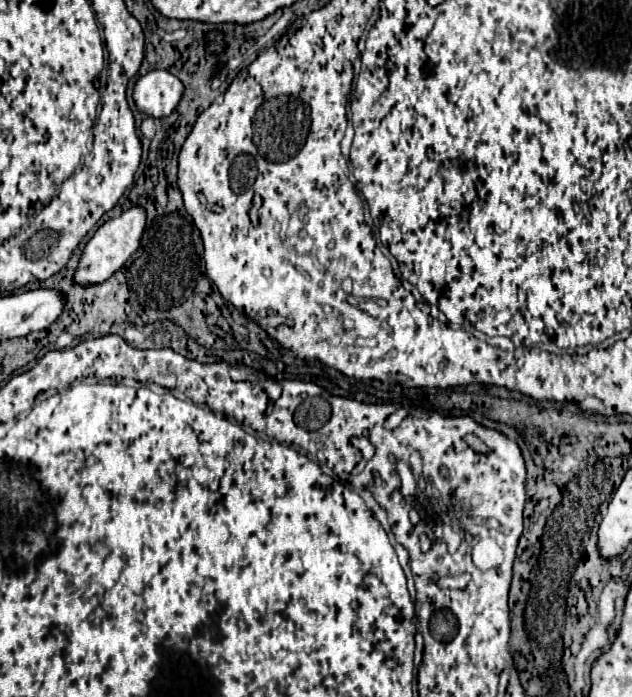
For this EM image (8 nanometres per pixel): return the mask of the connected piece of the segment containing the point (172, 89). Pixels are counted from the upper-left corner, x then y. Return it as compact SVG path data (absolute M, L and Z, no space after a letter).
M164 69L146 73L134 85L136 107L148 117L170 115L180 103L182 93L184 93L182 81Z

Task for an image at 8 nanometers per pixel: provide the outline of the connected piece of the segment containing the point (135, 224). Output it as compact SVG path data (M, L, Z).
M134 205L128 211L124 211L122 215L108 219L102 227L98 227L94 237L88 241L88 245L82 253L80 265L76 269L74 281L88 285L88 283L102 283L108 277L112 277L112 273L116 273L116 269L120 269L120 265L124 265L124 261L138 249L144 227L146 227L146 209L140 205Z

